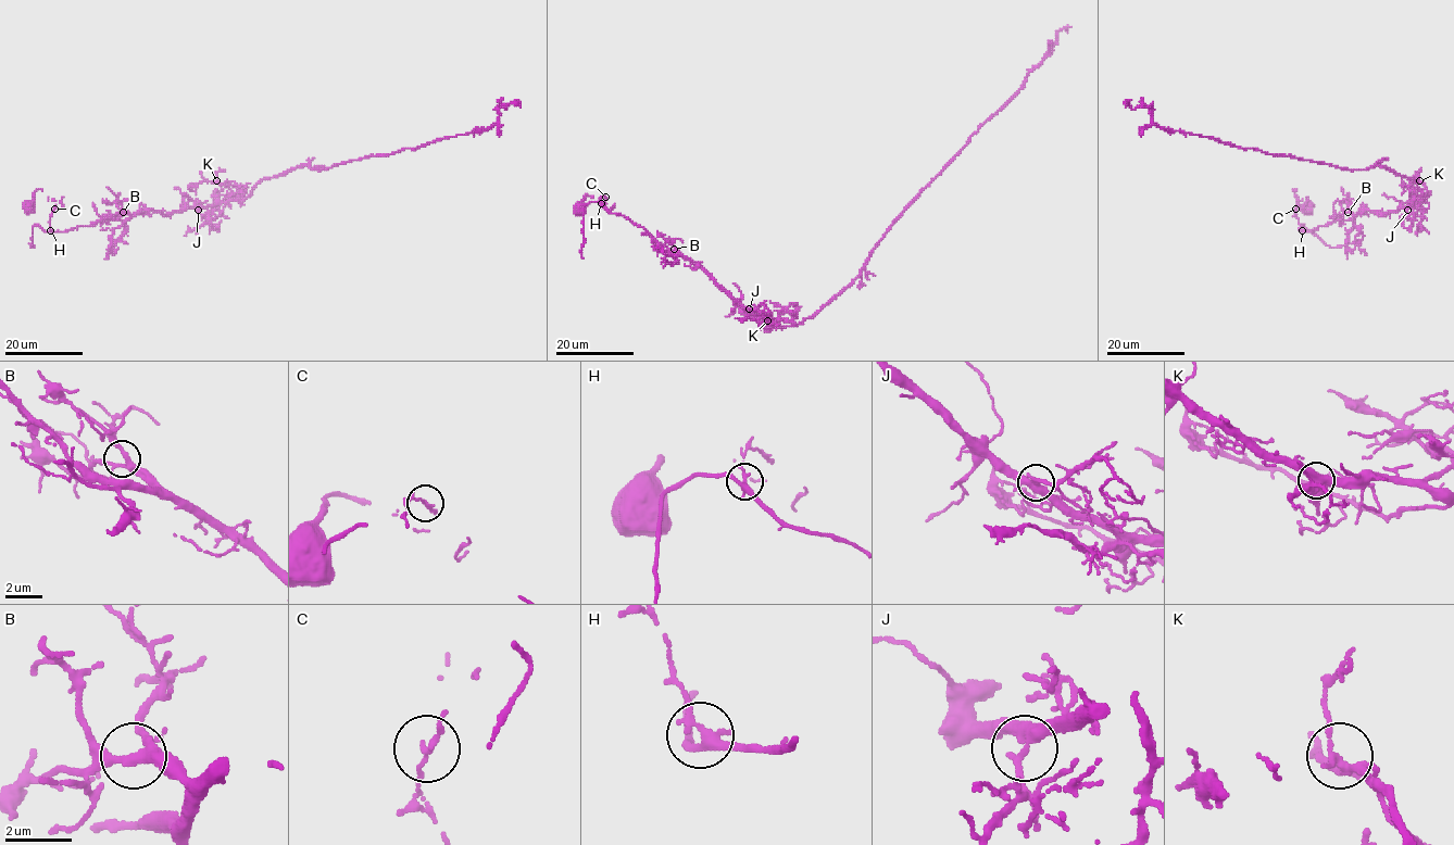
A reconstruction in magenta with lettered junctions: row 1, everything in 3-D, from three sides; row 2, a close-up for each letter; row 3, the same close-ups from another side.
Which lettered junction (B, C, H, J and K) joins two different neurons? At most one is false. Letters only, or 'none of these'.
C

